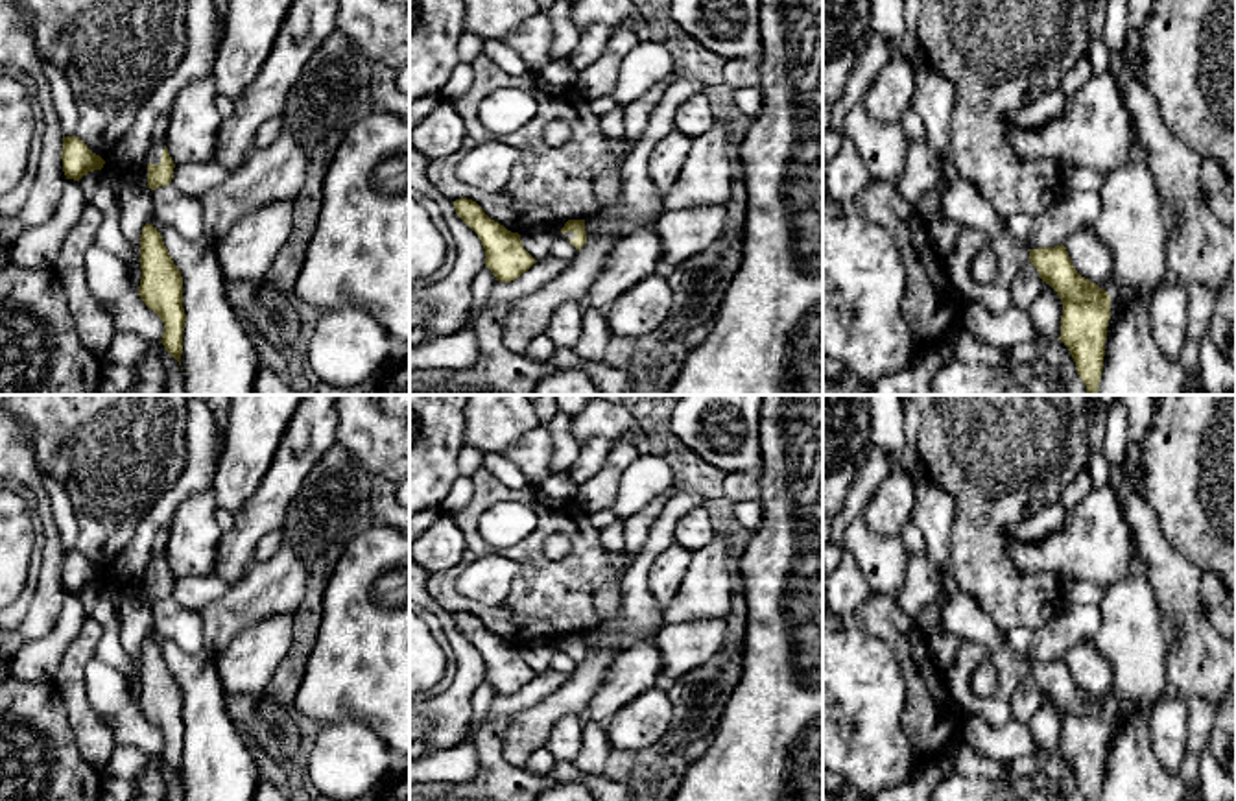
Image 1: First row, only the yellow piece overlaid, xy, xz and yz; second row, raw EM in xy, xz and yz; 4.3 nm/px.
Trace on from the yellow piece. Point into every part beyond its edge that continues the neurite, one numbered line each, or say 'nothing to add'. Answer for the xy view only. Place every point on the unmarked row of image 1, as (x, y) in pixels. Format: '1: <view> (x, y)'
1: xy (159, 543)

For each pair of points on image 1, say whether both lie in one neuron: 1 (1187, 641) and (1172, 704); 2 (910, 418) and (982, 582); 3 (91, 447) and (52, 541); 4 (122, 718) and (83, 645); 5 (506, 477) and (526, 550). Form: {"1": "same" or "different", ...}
{"1": "different", "2": "different", "3": "different", "4": "different", "5": "different"}

